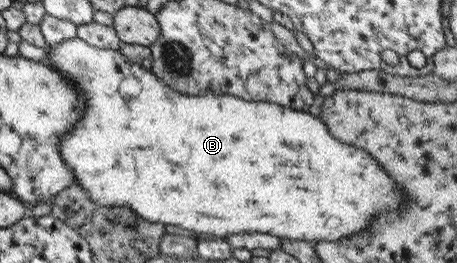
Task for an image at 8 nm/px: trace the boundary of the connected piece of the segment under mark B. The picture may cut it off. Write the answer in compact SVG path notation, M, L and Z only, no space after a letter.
M78 37L69 38L68 40L62 40L62 42L59 42L58 44L50 45L48 46L47 51L48 60L42 62L48 64L50 68L53 68L53 70L57 70L57 72L59 72L59 74L62 76L65 76L65 78L67 78L67 80L69 80L73 86L77 88L77 91L79 94L81 94L81 98L83 98L83 104L85 104L81 117L73 124L73 127L69 131L66 131L61 136L61 139L59 140L58 152L60 153L60 158L64 161L67 169L71 170L74 184L83 190L88 199L96 204L99 204L100 206L127 206L134 214L138 215L144 220L147 220L148 222L160 223L163 225L172 224L174 226L183 228L184 230L191 230L194 233L212 234L212 236L217 236L220 238L227 237L229 234L238 234L239 232L261 232L264 234L269 234L270 236L279 237L280 239L304 241L314 244L315 242L321 240L338 240L339 238L349 237L351 234L360 232L369 225L368 218L370 218L372 214L378 214L382 208L384 208L384 211L393 211L403 203L403 192L401 192L401 188L399 188L399 186L381 169L381 165L375 162L375 160L365 150L356 148L355 146L350 146L349 144L346 144L340 140L336 140L327 131L326 125L319 119L313 110L308 112L290 110L289 106L283 107L279 104L250 102L226 93L204 93L196 96L185 95L177 90L174 90L165 82L162 82L162 80L160 80L156 75L151 73L150 69L144 69L140 63L126 62L126 60L124 60L124 56L120 54L119 48L96 48L95 46L88 44L85 40L82 40Z

